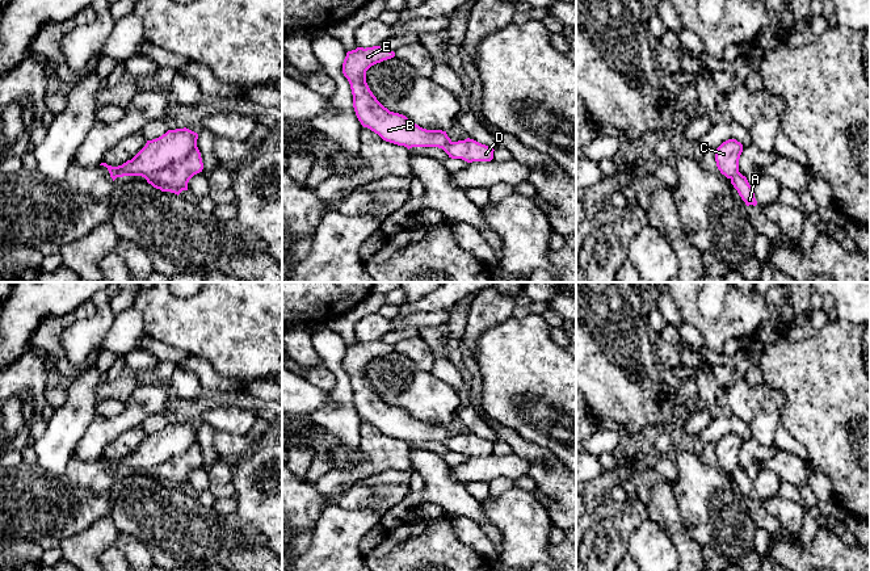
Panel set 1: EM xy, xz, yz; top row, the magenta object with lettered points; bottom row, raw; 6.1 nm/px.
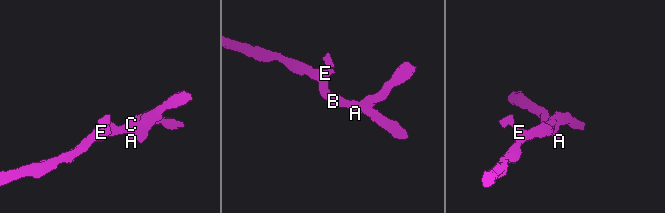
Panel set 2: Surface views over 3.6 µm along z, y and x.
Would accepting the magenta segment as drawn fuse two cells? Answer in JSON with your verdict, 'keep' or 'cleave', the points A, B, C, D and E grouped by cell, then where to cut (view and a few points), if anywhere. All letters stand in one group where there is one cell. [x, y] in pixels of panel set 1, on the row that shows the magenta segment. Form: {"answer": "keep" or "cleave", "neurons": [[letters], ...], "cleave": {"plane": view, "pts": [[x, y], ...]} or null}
{"answer": "cleave", "neurons": [["A", "D"], ["B", "C", "E"]], "cleave": {"plane": "xy", "pts": [[196, 146], [185, 156], [156, 171], [147, 180]]}}

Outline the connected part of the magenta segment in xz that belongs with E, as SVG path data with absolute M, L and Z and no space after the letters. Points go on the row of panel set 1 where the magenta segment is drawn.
M381 46L357 47L346 53L342 74L350 84L353 108L358 121L383 140L404 146L408 150L412 147L438 147L444 150L453 143L446 131L423 129L405 116L390 112L370 91L366 83L366 71L371 66L394 56L394 51Z

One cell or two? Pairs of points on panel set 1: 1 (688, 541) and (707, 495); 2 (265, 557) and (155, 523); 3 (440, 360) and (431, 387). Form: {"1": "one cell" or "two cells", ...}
{"1": "two cells", "2": "one cell", "3": "two cells"}

